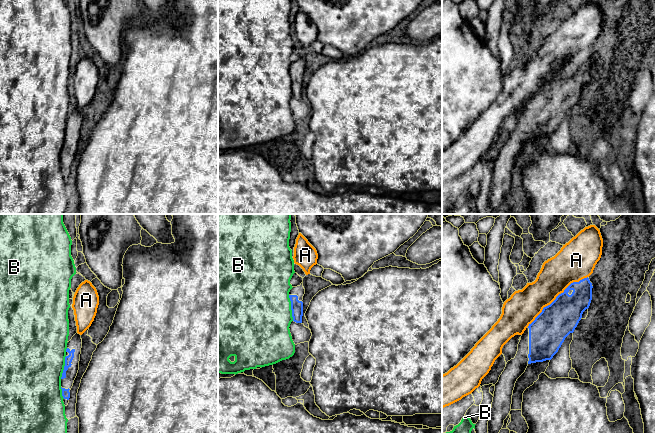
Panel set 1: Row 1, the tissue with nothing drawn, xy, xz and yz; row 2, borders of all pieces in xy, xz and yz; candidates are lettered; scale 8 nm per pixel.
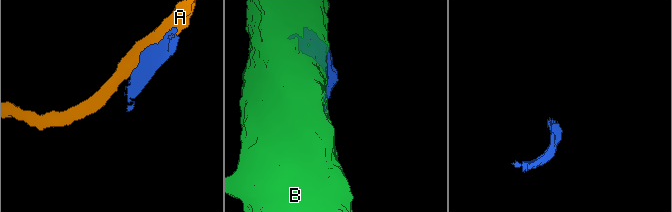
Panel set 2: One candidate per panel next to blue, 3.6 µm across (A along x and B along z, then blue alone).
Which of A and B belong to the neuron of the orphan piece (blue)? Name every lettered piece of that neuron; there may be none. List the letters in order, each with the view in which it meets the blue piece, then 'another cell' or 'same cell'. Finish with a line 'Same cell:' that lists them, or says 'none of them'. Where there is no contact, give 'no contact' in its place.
A: yz | another cell
B: xz | another cell
Same cell: none of them

